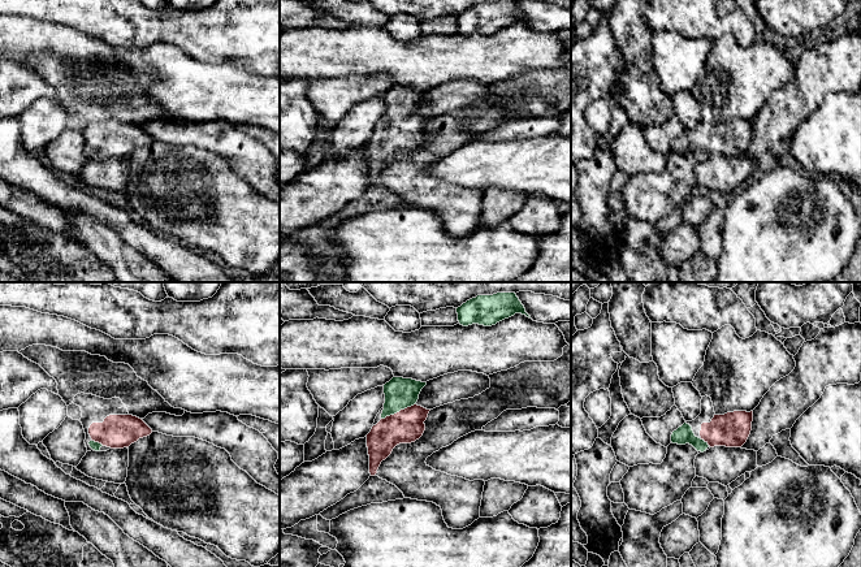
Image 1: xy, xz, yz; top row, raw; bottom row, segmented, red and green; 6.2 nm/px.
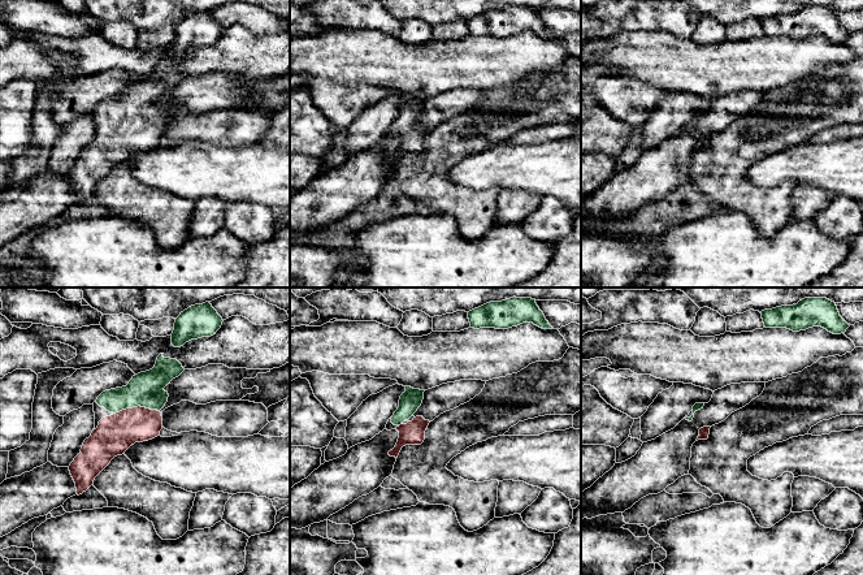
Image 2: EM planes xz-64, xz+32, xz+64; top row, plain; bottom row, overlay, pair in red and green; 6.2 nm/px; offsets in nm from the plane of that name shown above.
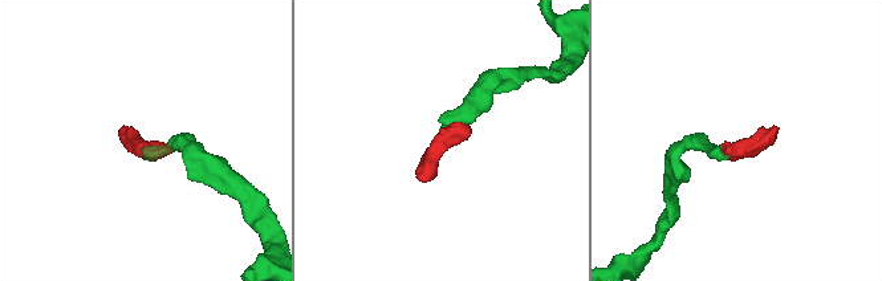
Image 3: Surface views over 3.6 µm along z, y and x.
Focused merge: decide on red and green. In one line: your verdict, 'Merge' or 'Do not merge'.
Merge

